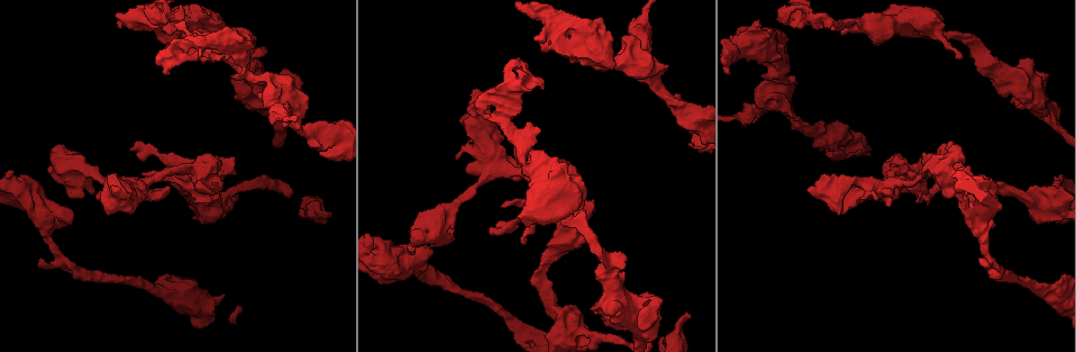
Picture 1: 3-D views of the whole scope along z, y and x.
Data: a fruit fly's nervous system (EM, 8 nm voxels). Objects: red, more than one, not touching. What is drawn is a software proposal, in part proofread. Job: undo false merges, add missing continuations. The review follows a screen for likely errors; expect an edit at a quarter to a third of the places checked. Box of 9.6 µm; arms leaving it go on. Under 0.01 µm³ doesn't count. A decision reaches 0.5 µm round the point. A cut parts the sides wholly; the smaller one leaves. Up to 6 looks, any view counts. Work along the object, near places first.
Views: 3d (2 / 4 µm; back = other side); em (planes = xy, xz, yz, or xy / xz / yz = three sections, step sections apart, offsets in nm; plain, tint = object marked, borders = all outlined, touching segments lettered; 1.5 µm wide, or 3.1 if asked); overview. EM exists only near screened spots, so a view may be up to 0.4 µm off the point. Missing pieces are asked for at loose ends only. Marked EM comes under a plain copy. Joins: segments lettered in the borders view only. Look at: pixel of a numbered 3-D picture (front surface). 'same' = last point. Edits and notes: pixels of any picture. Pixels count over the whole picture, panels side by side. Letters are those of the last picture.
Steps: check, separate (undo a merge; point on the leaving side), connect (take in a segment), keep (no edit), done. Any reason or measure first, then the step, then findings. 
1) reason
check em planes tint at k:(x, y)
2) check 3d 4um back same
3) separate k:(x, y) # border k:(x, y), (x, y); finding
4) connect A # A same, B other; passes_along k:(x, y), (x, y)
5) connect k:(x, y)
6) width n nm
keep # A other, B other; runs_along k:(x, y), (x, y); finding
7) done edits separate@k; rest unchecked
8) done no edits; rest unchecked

check 3d 4um at 1:(330, 211)

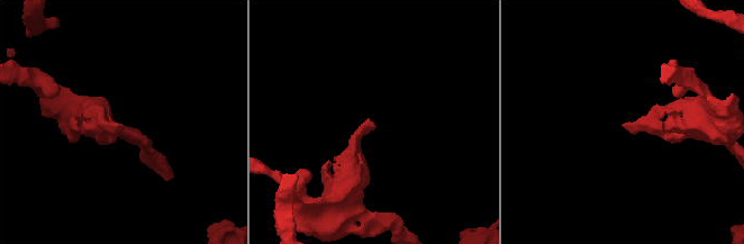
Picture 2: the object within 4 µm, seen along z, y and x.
check em planes borders at 2:(625, 124)

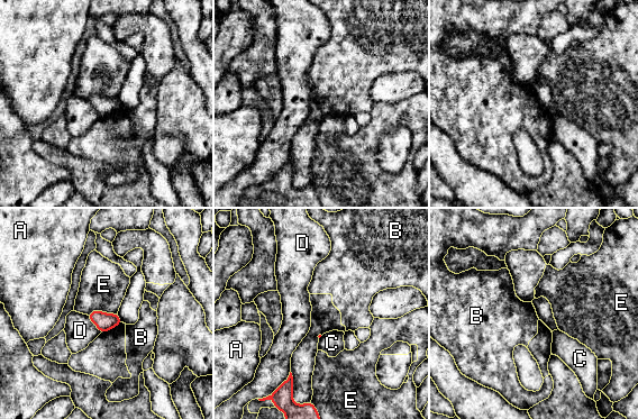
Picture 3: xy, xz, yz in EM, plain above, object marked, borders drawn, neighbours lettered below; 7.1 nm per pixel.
keep # A other, B other, C other, D other, E other; border 3:(117, 312), (91, 310), (87, 315); none of them fits

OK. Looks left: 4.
tapers out
check 3d 2um at 1:(524, 238)

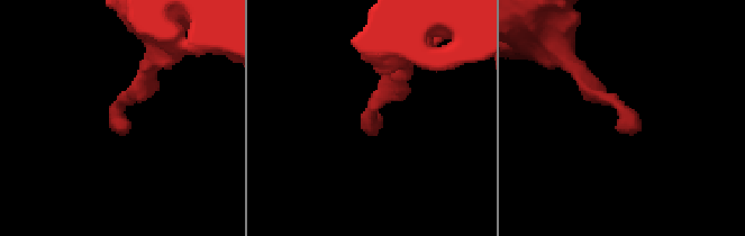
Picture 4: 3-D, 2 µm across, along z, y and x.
check em planes borders at 4:(373, 122)

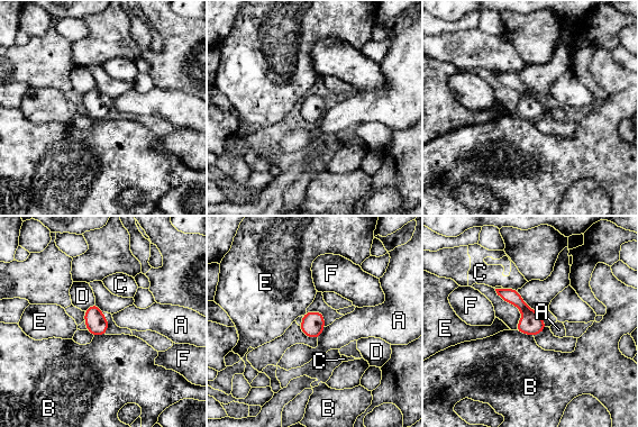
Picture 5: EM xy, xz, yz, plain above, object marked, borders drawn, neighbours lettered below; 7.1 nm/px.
keep # A other, B other, C other, D other, E other, F other; border 5:(325, 327), (318, 338); no lettered segment goes on from it

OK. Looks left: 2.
an open end
check em yz step 8 tint at 1:(864, 137)

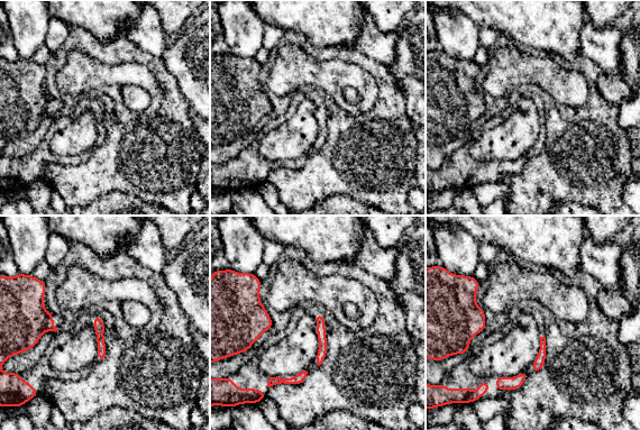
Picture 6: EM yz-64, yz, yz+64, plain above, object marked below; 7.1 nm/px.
check em planes borders same

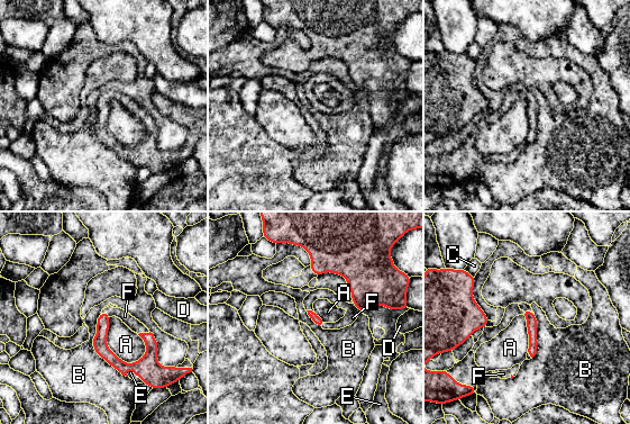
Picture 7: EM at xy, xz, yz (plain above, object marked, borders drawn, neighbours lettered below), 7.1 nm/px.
connect E, F # A other, B other, C other, D other, E same, F same; the cell continues

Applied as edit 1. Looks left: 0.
done edits connect@7; rest unchecked

